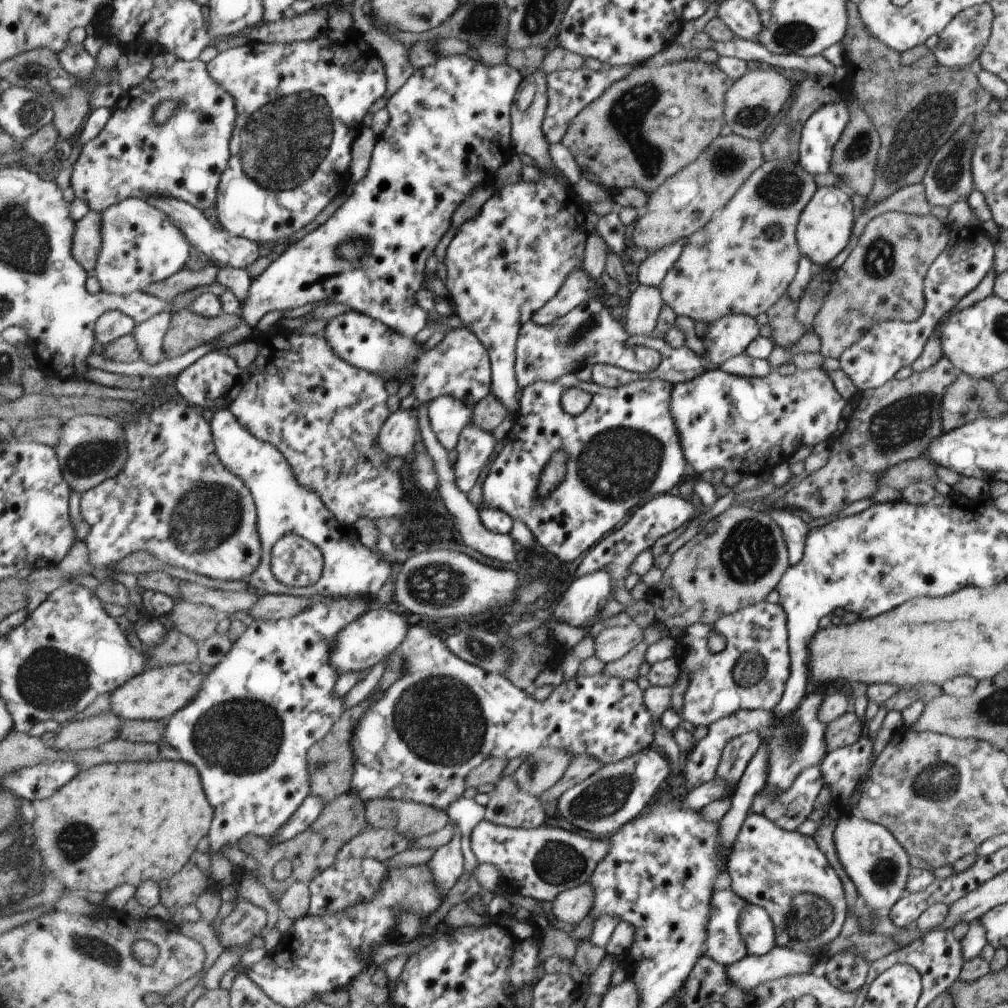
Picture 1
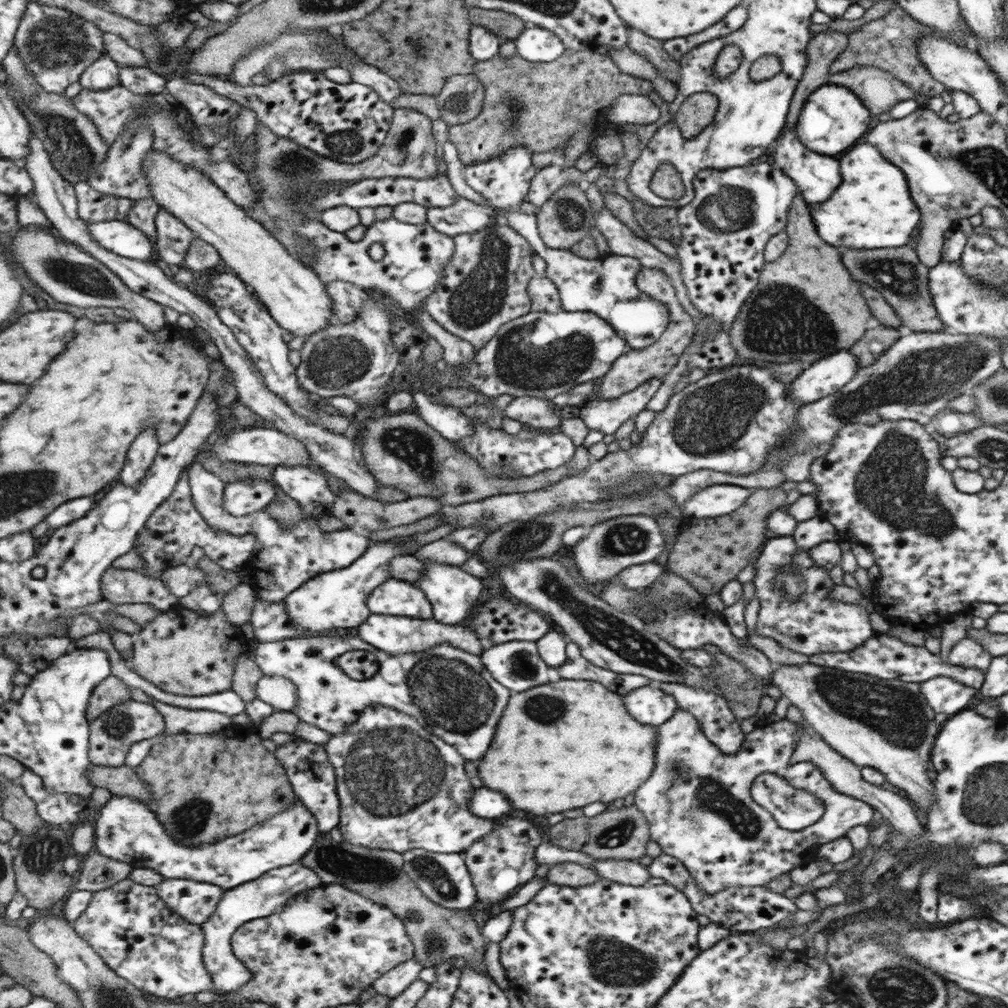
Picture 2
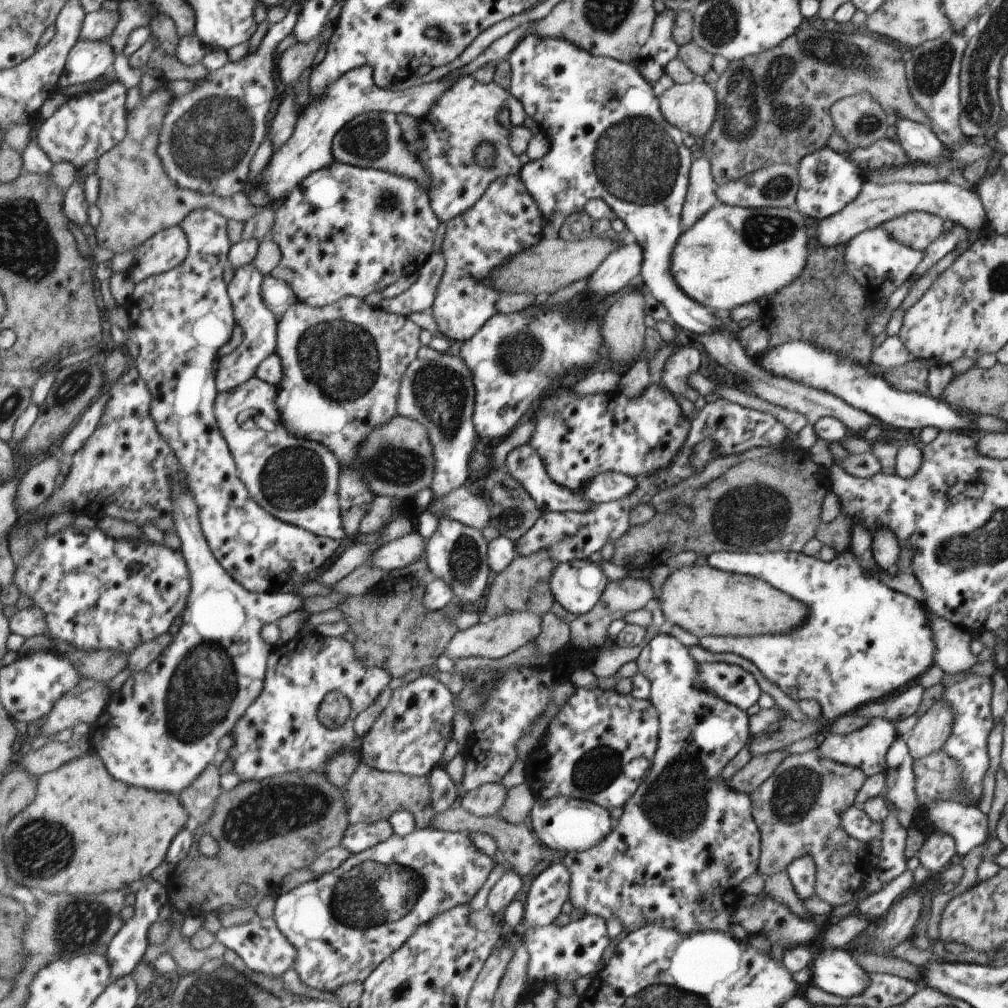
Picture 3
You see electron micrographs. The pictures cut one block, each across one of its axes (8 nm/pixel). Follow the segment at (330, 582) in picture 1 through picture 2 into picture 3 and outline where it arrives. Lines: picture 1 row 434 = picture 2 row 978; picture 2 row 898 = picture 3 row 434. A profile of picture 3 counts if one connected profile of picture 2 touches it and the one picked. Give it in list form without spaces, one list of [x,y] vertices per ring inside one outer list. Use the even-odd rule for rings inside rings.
[[[255,376],[255,378],[249,379],[246,383],[243,383],[233,391],[219,393],[218,400],[215,403],[215,412],[218,418],[218,425],[220,431],[222,432],[223,438],[225,438],[230,446],[230,451],[232,452],[238,466],[239,476],[247,485],[251,496],[273,516],[276,516],[286,523],[295,525],[296,527],[301,527],[307,529],[309,532],[314,532],[316,535],[331,537],[335,540],[341,541],[343,538],[345,538],[346,532],[342,521],[340,498],[338,495],[338,482],[341,472],[340,462],[338,461],[336,454],[324,444],[317,441],[310,441],[309,439],[302,440],[301,437],[295,436],[293,433],[289,432],[288,428],[283,424],[281,410],[278,408],[278,392],[279,390],[275,385],[269,384],[267,381],[261,380],[259,377]]]

